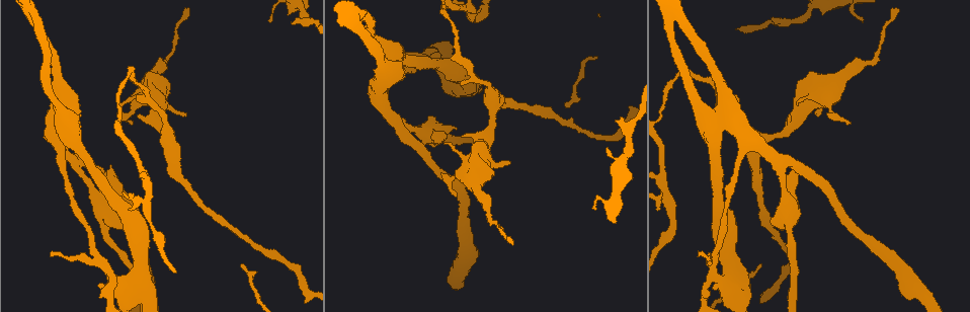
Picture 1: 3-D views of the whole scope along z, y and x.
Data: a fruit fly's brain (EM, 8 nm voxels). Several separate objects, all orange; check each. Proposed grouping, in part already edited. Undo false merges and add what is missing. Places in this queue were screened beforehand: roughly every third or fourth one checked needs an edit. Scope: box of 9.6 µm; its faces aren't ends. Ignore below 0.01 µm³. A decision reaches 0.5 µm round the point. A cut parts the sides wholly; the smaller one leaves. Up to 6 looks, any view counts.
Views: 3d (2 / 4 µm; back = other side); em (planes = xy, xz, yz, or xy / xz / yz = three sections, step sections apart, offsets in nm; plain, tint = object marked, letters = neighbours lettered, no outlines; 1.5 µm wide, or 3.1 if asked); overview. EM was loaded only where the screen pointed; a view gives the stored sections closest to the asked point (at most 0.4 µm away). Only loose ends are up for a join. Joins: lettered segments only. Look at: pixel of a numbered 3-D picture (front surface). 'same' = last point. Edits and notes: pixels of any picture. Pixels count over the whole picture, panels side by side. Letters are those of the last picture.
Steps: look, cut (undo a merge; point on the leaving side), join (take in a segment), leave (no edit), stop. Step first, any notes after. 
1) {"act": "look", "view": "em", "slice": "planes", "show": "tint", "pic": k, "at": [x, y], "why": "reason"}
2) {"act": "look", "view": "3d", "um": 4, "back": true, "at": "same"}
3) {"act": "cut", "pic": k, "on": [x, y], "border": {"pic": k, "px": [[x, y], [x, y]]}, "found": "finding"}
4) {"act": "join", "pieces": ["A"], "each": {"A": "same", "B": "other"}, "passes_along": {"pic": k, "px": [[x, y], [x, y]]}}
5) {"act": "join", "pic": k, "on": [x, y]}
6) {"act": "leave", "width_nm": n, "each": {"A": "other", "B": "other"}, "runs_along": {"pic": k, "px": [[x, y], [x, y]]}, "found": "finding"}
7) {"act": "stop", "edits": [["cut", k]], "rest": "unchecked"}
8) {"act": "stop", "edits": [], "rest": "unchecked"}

{"act": "look", "view": "3d", "um": 4, "pic": 1, "at": [133, 68], "why": "abrupt turn"}

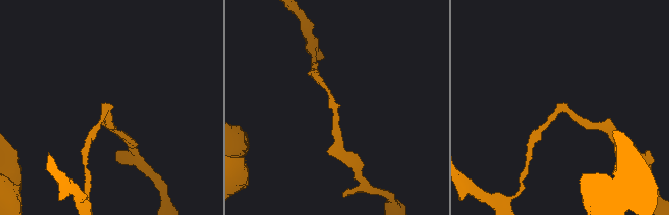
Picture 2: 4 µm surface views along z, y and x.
{"act": "look", "view": "em", "slice": "planes", "show": "letters", "pic": 2, "at": [337, 103], "why": "now the EM"}

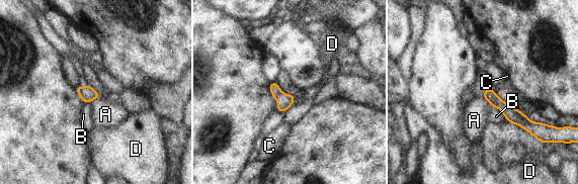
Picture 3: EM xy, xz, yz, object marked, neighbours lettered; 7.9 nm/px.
{"act": "cut", "pic": 3, "on": [79, 90], "each": {"A": "other", "B": "other", "C": "other", "D": "other"}, "border": {"pic": 3, "px": [[82, 87], [82, 93], [88, 101]]}, "found": "two neurons meet here"}

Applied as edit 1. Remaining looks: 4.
{"act": "look", "view": "3d", "um": 4, "pic": 1, "at": [187, 9], "why": "an open end"}

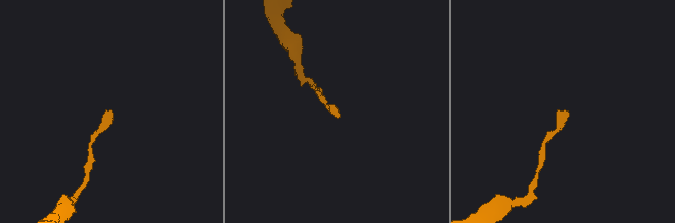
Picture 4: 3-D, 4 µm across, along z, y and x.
{"act": "look", "view": "em", "slice": "planes", "show": "tint", "pic": 4, "at": [568, 116], "why": "now the EM"}

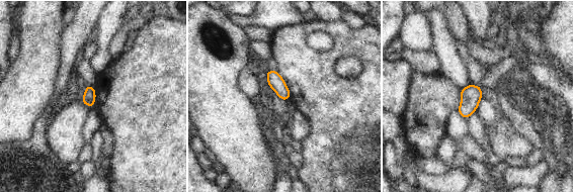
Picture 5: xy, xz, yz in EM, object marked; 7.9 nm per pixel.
{"act": "look", "view": "em", "slice": "planes", "show": "letters", "at": "same"}

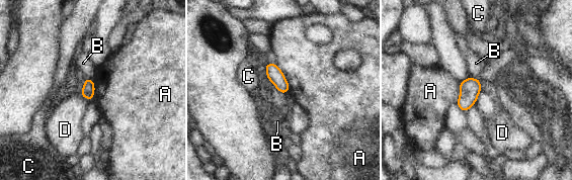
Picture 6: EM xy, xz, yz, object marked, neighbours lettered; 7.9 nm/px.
{"act": "leave", "each": {"A": "other", "B": "other", "C": "other", "D": "other"}, "border": {"pic": 6, "px": [[79, 94], [92, 99]]}, "found": "no lettered segment goes on from it"}

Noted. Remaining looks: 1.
{"act": "look", "view": "em", "slice": "planes", "show": "letters", "pic": 1, "at": [758, 174]}

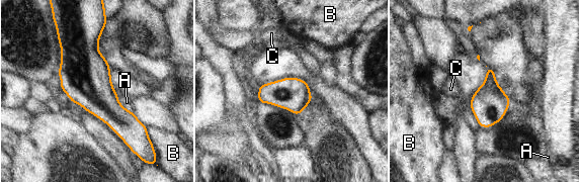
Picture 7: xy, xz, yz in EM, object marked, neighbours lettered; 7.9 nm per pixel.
{"act": "leave", "width_nm": 260, "longest_contact_nm": ["A", 170], "each": {"A": "other", "B": "other", "C": "other"}, "found": "all the same neuron"}

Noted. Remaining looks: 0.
{"act": "stop", "edits": [["cut", 3]], "rest": "unchecked"}

